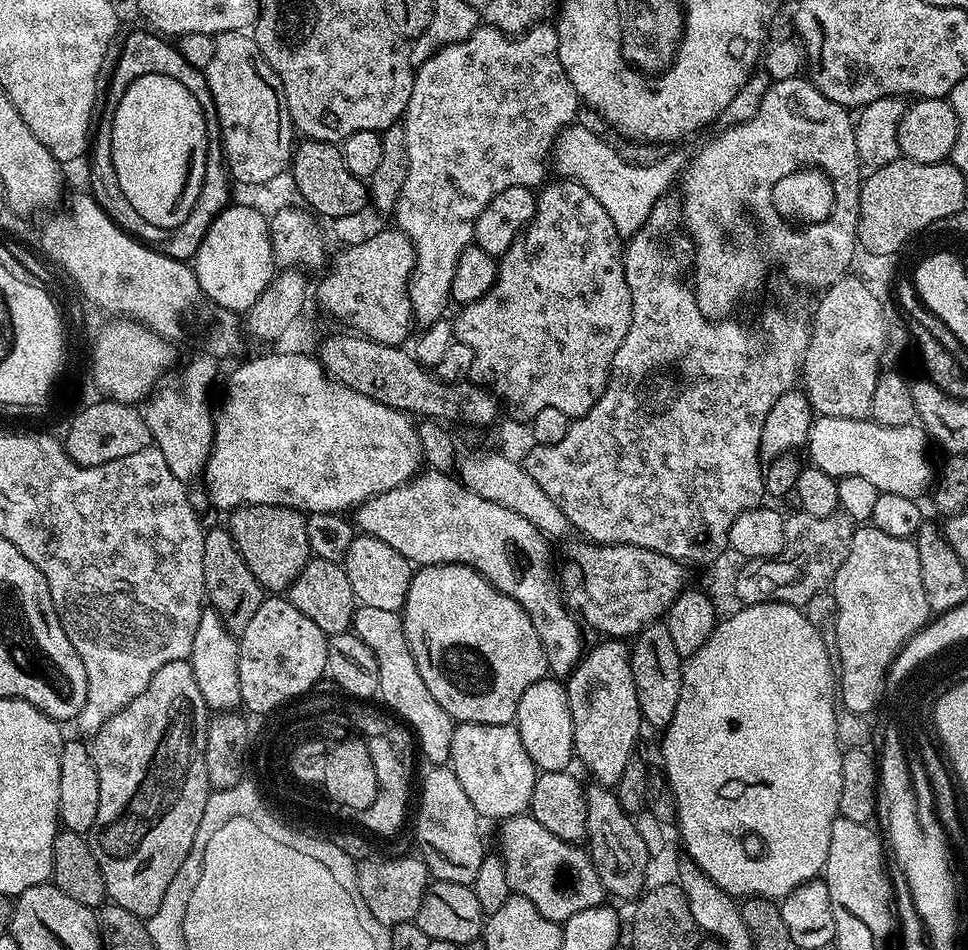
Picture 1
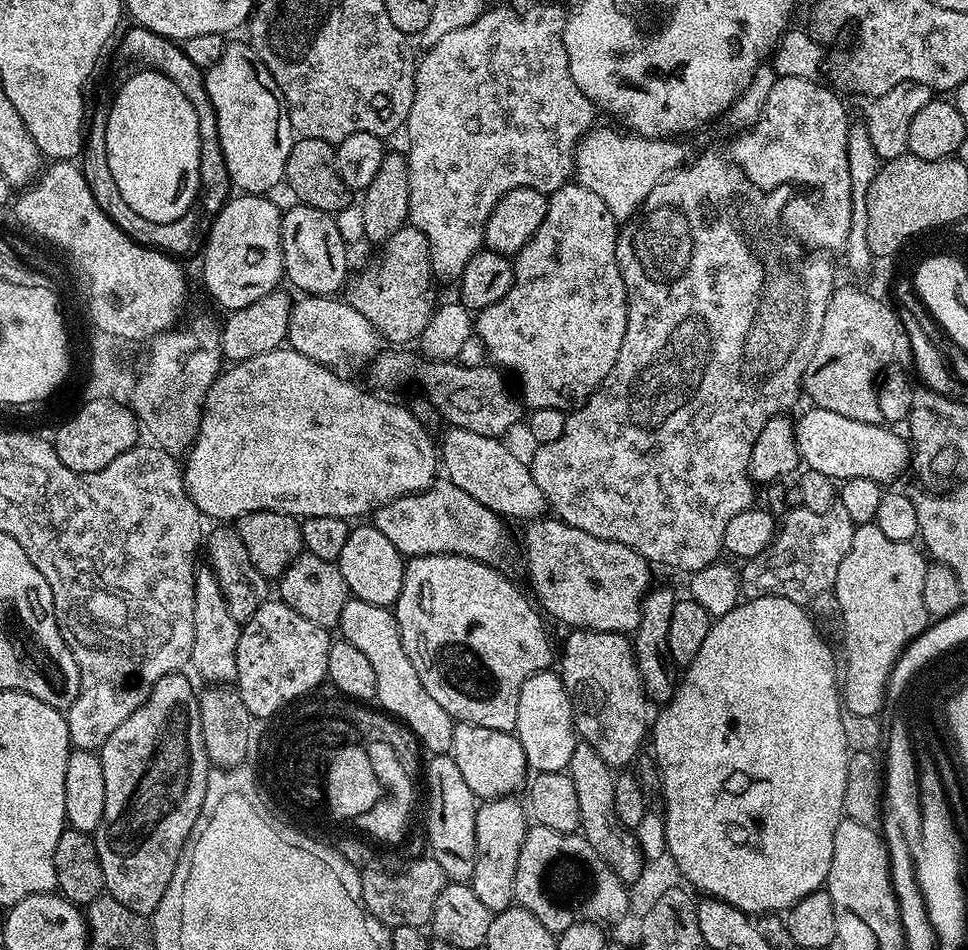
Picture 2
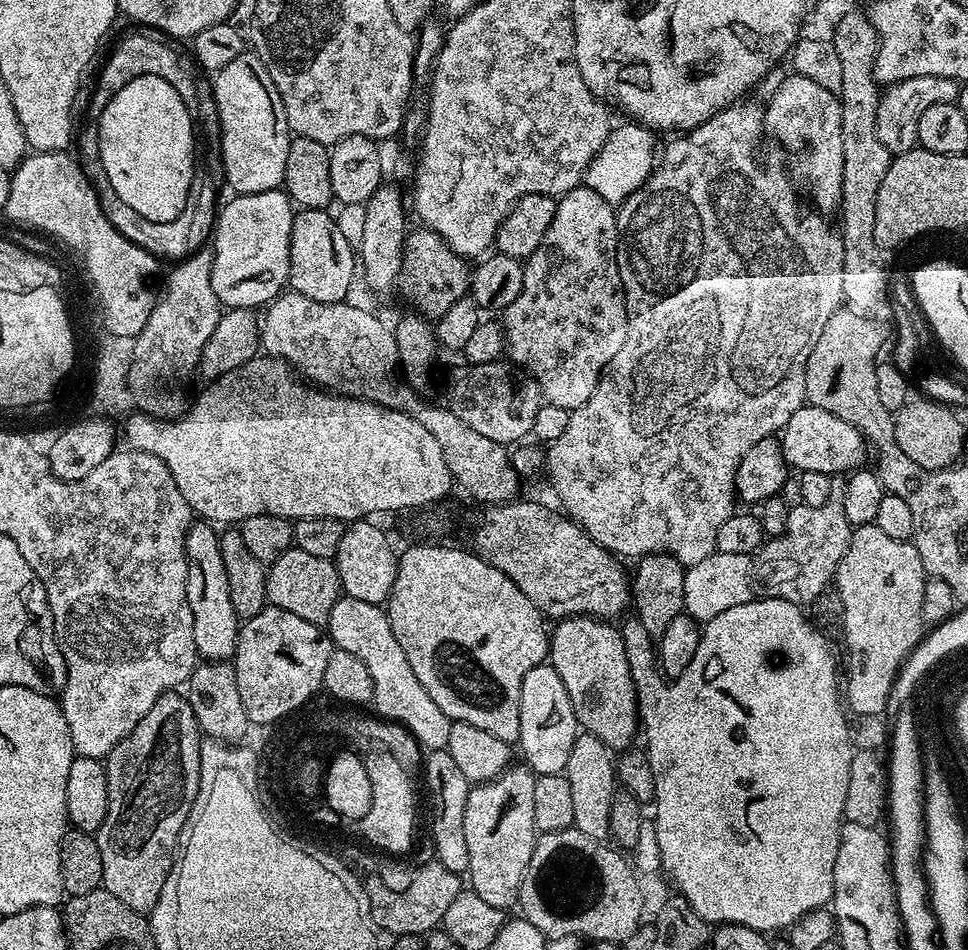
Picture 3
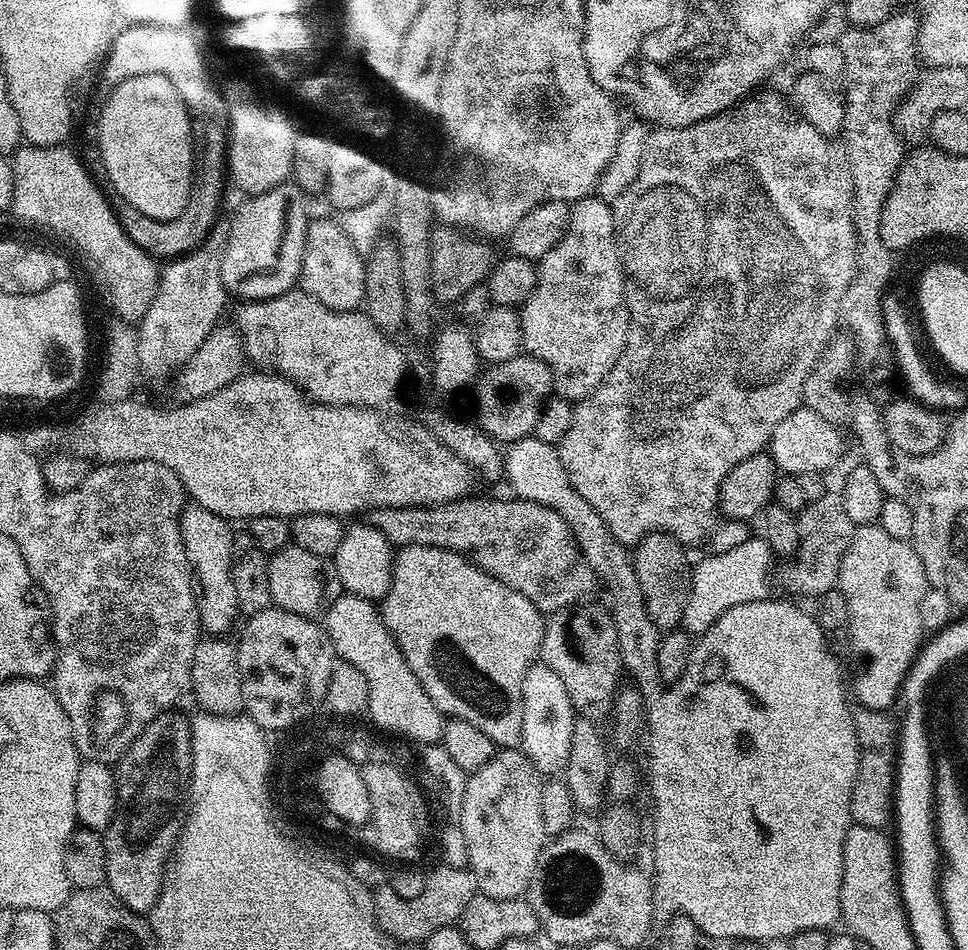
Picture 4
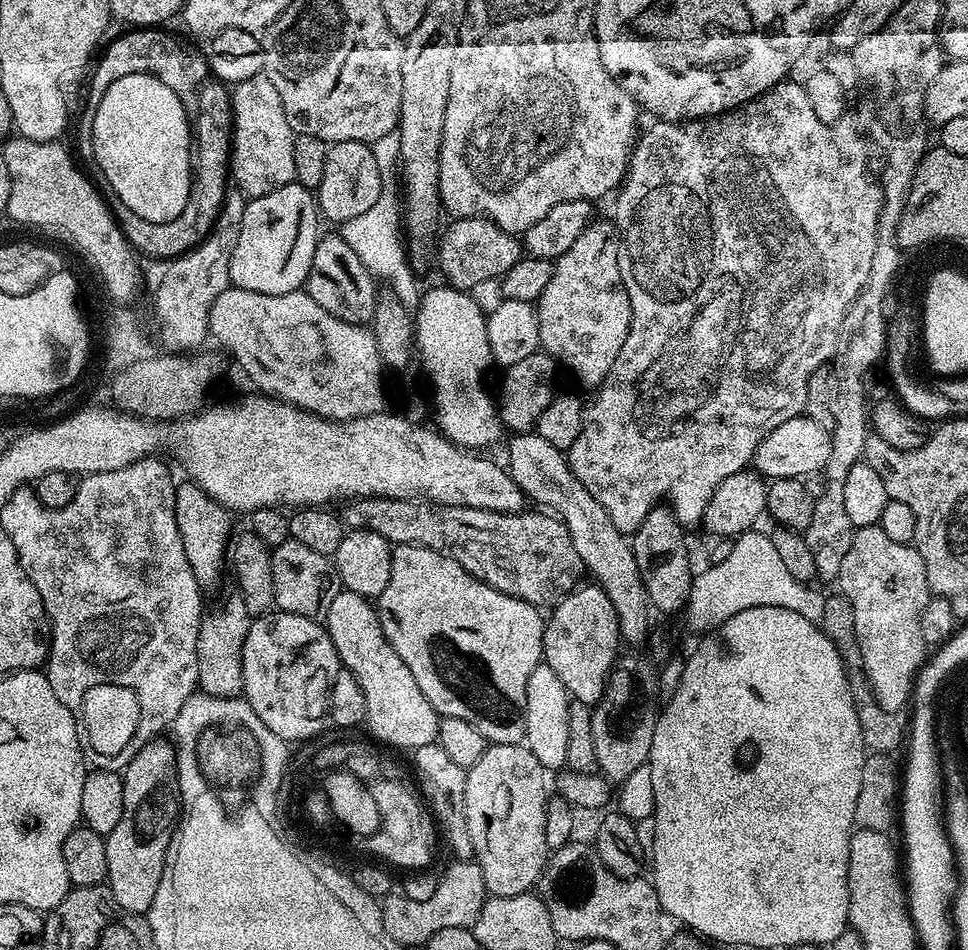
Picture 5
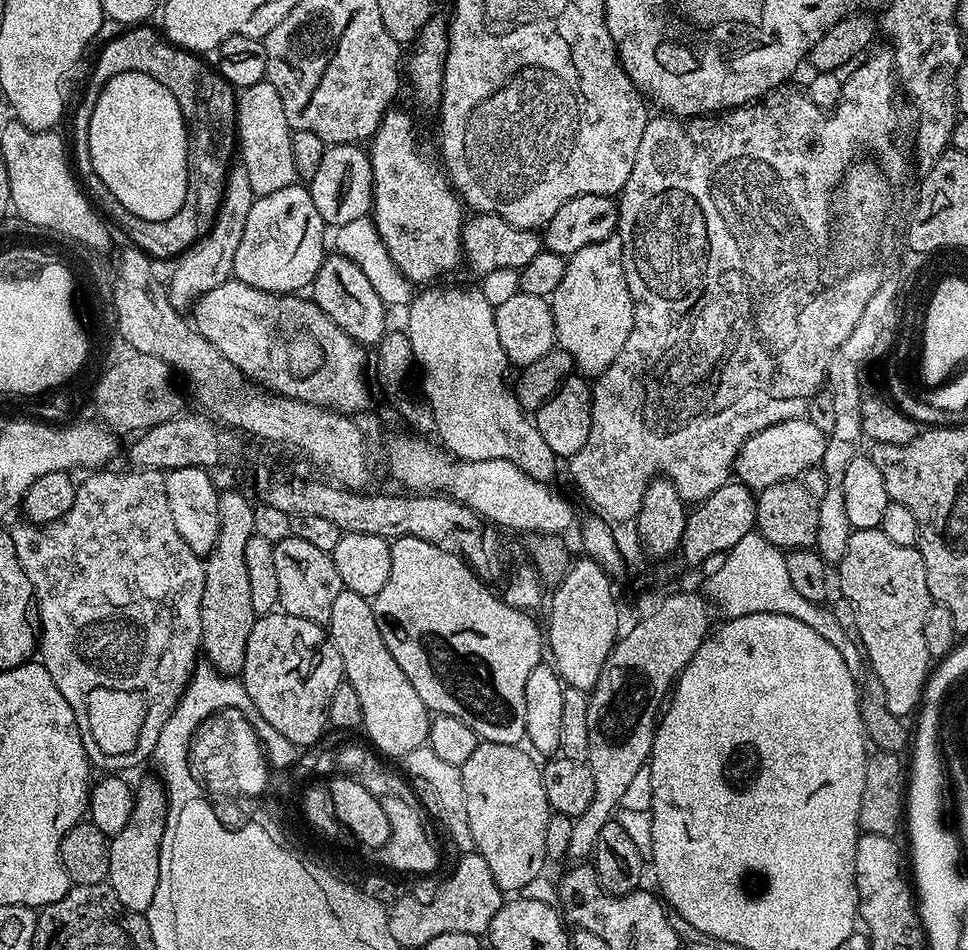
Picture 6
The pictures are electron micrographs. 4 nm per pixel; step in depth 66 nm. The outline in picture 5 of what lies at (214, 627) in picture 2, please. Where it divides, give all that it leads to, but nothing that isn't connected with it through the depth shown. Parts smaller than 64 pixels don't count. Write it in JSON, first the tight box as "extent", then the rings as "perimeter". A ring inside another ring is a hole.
{"extent":[174,482,233,589],"perimeter":[[[184,482],[177,487],[174,514],[178,522],[178,534],[182,538],[182,546],[186,550],[186,562],[194,570],[194,578],[201,589],[216,588],[220,584],[220,575],[226,572],[226,557],[230,552],[230,541],[233,539],[232,524],[228,509],[222,507],[206,490],[197,484]]]}

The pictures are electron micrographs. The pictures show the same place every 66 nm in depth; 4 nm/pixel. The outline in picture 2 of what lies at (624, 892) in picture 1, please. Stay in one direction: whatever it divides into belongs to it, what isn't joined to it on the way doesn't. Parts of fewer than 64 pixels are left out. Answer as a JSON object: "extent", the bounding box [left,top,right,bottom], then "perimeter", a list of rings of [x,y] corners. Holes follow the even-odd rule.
{"extent":[567,742,646,886],"perimeter":[[[583,742],[577,743],[574,754],[567,766],[567,774],[574,782],[574,790],[578,790],[578,810],[580,811],[579,831],[586,842],[598,850],[600,857],[618,874],[623,884],[632,886],[644,872],[646,861],[636,841],[636,833],[620,821],[614,810],[614,769],[598,756],[594,746]]]}

